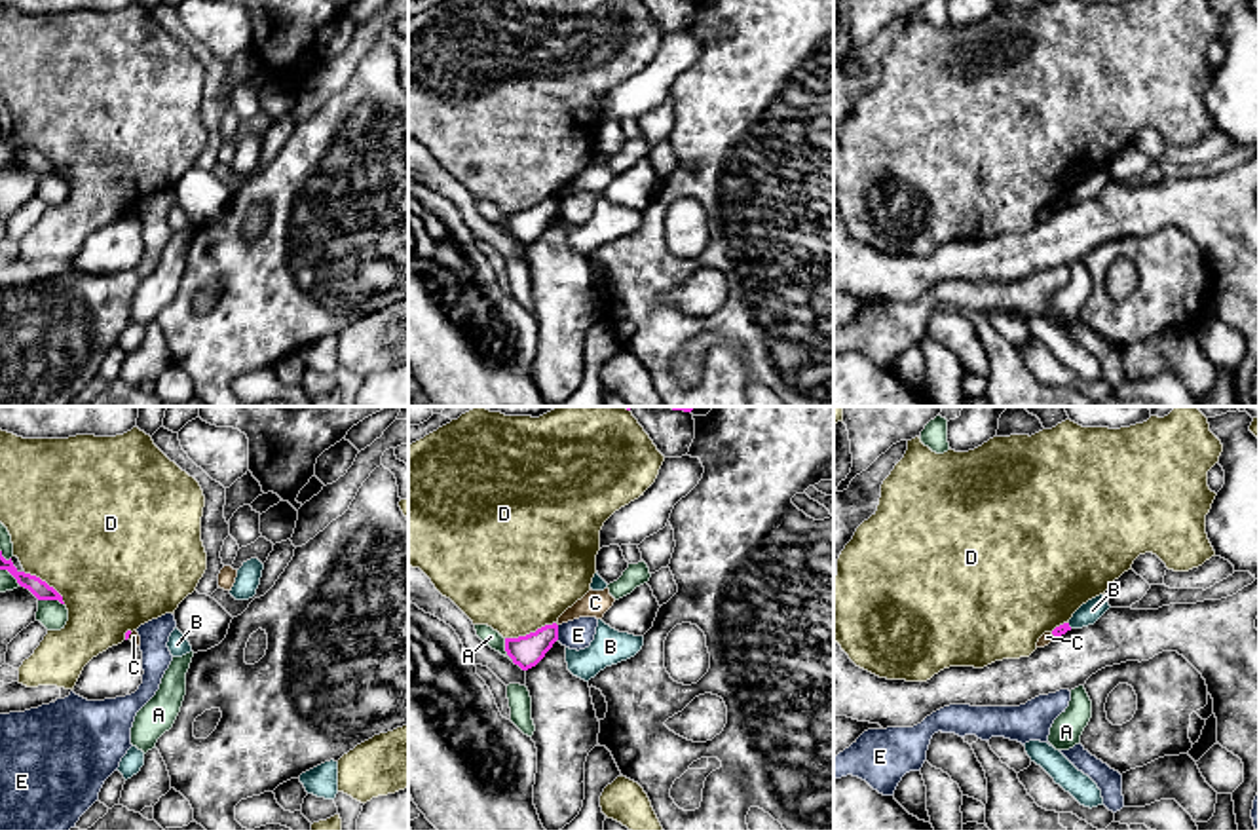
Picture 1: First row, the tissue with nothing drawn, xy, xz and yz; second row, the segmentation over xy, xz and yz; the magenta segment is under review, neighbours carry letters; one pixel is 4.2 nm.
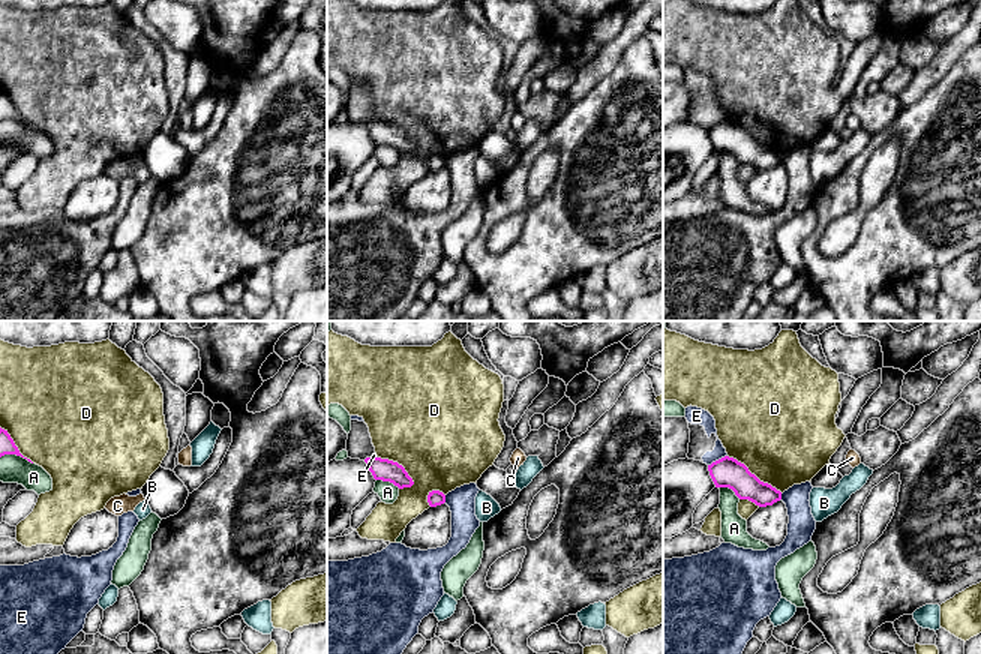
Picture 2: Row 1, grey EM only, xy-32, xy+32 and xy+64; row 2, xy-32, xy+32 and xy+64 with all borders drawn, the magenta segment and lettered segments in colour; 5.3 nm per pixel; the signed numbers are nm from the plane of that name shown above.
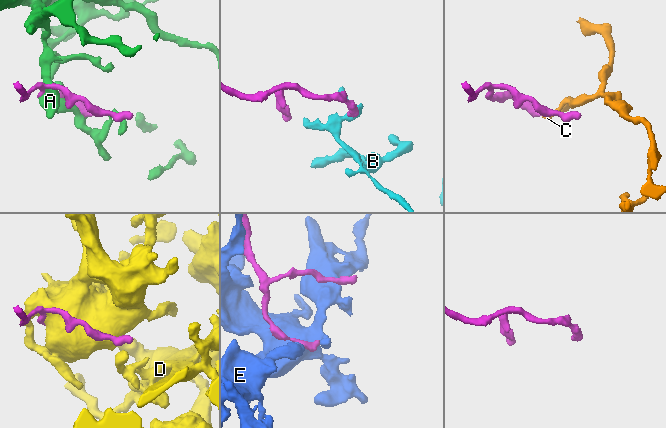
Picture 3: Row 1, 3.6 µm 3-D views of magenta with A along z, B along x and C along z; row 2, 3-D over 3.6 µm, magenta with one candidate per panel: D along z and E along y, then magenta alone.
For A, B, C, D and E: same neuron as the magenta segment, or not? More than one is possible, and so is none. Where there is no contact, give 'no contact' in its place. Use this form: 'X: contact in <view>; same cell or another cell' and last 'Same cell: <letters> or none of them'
A: contact in xy; another cell
B: contact in yz; another cell
C: contact in xy; another cell
D: contact in xz; another cell
E: contact in xz; another cell
Same cell: none of them

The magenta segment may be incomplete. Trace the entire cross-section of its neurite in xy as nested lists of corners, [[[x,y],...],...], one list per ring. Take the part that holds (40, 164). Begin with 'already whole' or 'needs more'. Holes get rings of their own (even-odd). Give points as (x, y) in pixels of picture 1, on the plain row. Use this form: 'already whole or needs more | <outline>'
already whole | [[[0,125],[0,144],[8,144],[17,154],[17,158],[21,161],[28,163],[38,175],[59,175],[61,179],[65,179],[63,171],[53,161],[49,161],[46,156],[42,156],[36,150],[19,146],[13,141],[11,133],[6,135],[2,131],[2,125]]]

